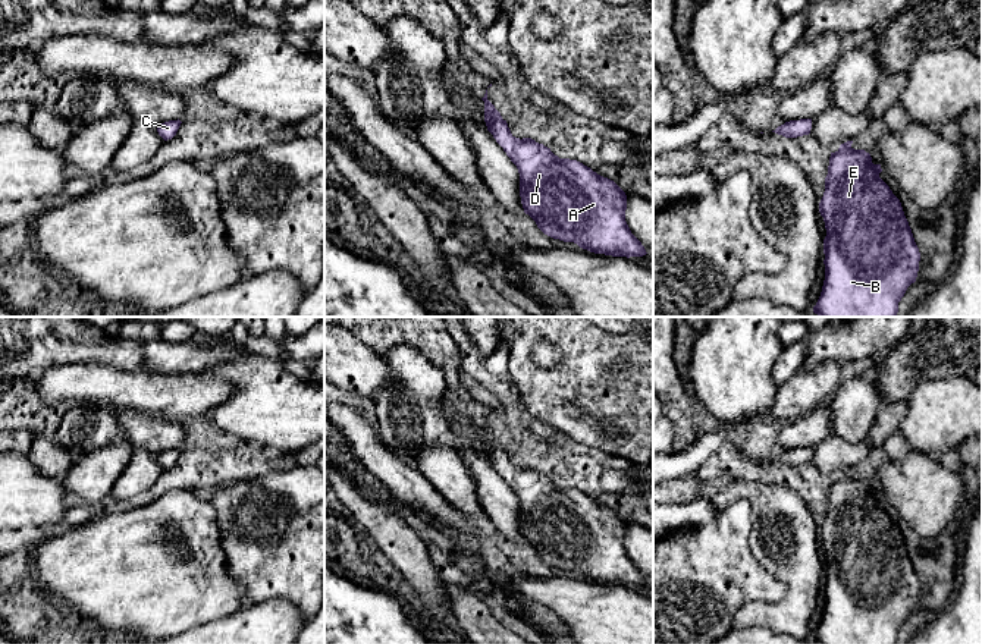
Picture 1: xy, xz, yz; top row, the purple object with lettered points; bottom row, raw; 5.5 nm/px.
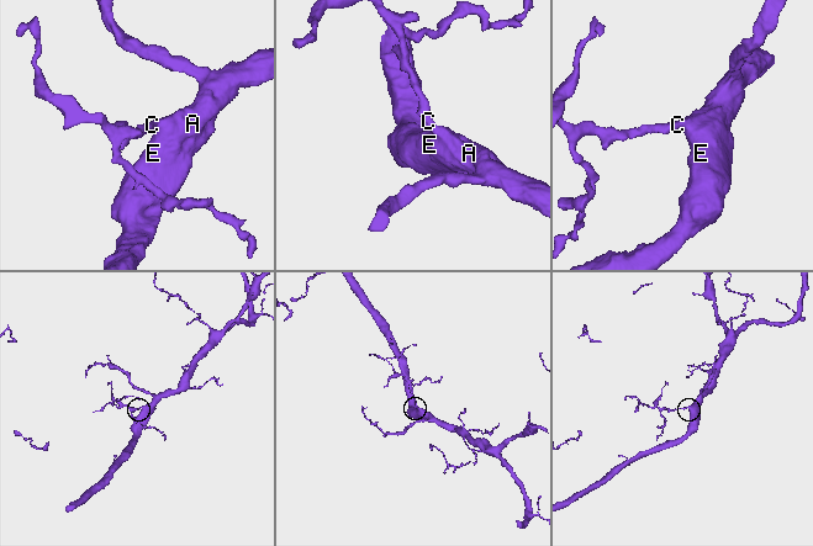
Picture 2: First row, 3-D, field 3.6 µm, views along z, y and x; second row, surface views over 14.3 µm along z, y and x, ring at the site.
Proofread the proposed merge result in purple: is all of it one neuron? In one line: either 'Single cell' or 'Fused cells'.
Single cell

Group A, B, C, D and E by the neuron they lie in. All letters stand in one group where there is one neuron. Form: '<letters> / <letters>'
A B C D E

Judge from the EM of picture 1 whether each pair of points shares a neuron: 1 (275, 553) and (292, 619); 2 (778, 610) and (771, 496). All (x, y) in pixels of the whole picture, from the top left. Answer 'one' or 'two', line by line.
1: two
2: one

